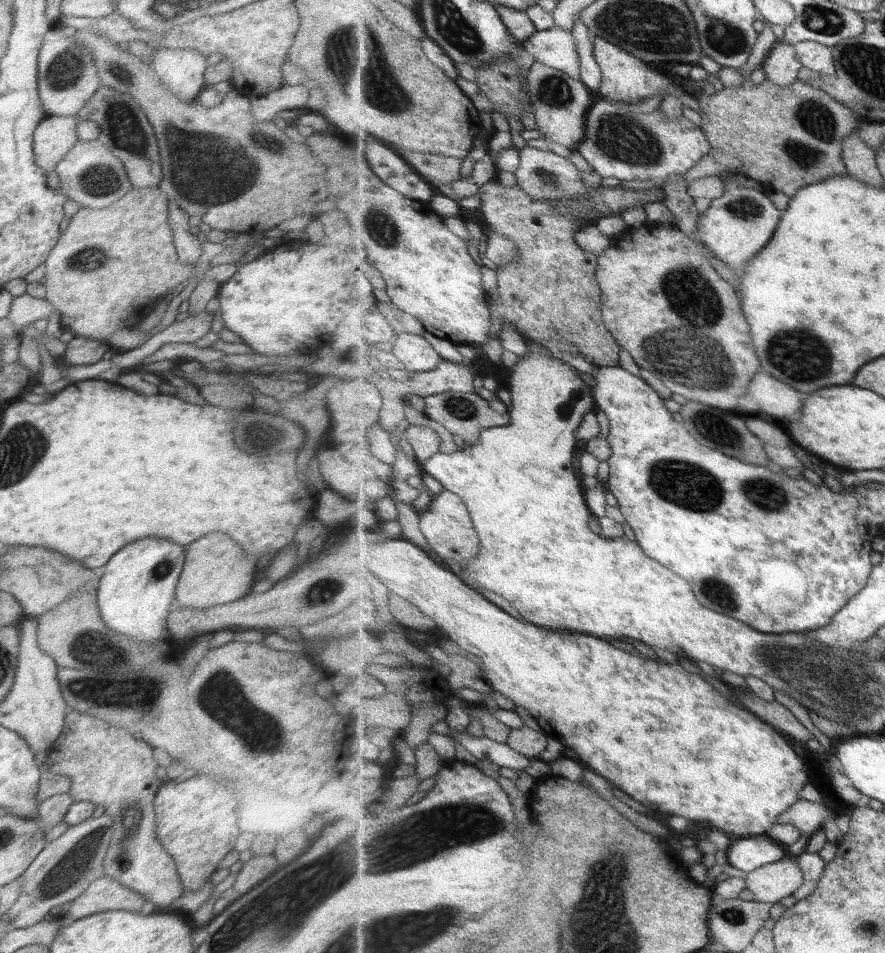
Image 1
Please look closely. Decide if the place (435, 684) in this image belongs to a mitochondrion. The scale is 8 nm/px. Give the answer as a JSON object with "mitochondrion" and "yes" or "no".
{"mitochondrion":"no"}

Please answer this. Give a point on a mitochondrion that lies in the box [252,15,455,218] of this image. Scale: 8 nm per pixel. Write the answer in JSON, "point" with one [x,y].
{"point":[345,46]}

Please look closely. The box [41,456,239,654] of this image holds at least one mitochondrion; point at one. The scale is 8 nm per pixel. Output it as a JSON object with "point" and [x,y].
{"point":[164,568]}

